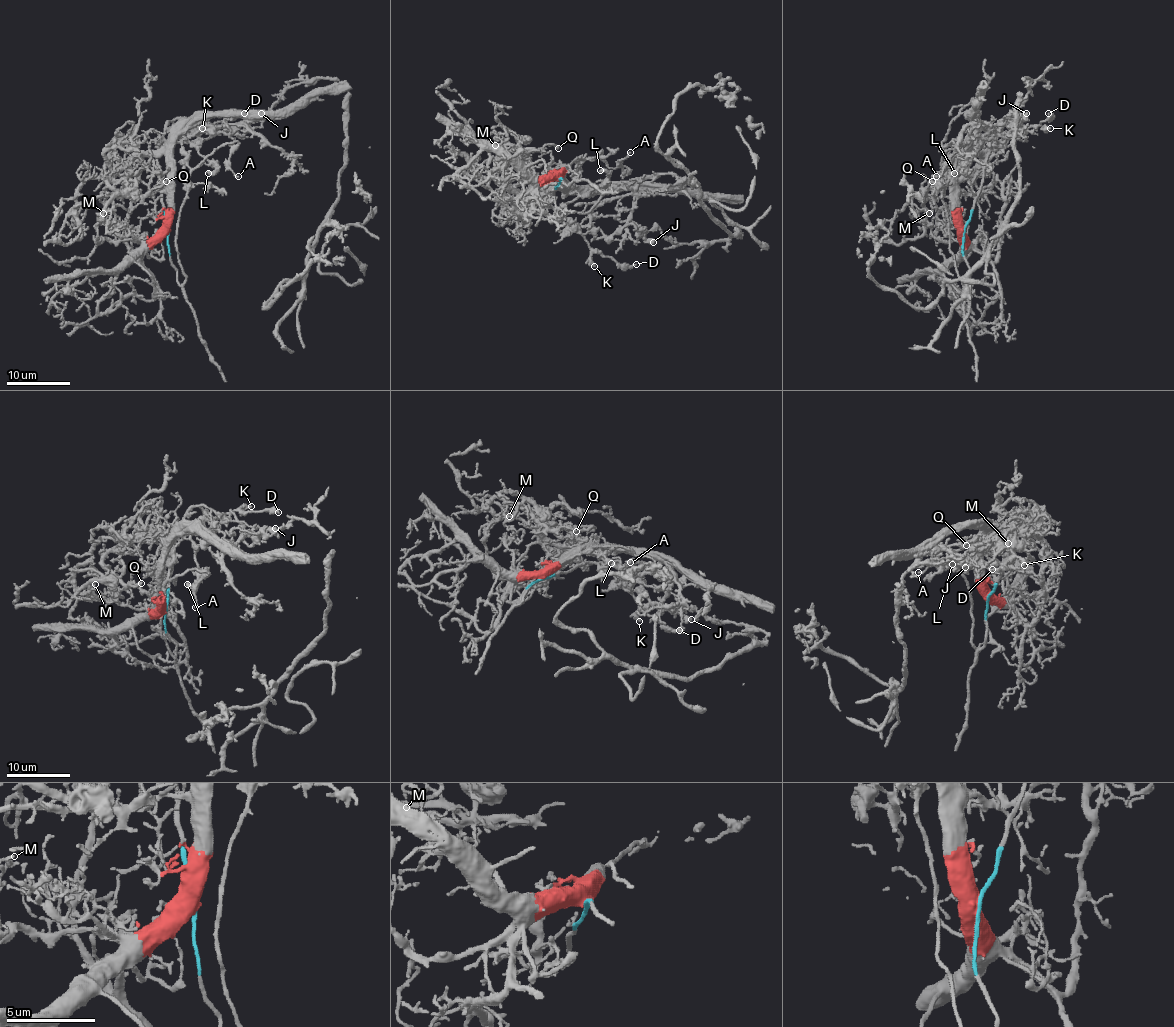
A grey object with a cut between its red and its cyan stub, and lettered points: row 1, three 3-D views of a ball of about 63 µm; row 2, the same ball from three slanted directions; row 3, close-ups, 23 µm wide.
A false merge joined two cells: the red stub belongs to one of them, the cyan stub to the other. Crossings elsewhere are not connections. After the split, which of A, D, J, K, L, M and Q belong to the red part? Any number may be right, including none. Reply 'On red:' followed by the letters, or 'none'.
On red: M, Q

